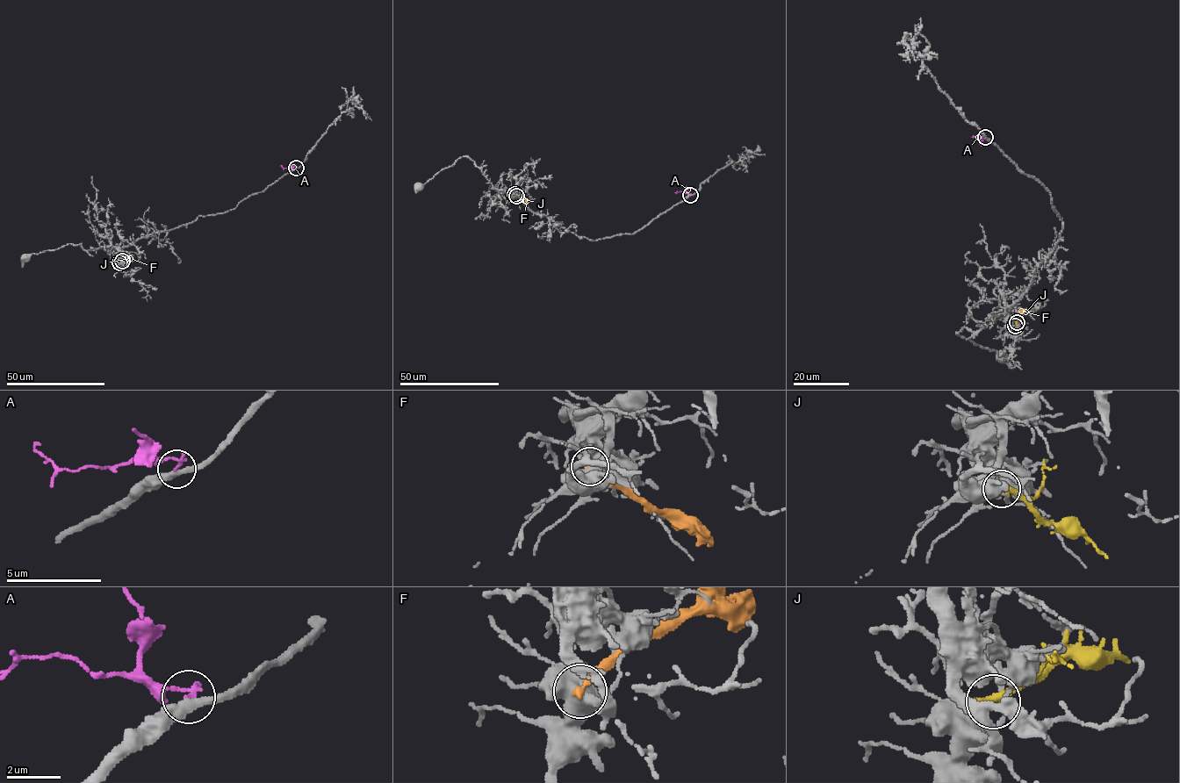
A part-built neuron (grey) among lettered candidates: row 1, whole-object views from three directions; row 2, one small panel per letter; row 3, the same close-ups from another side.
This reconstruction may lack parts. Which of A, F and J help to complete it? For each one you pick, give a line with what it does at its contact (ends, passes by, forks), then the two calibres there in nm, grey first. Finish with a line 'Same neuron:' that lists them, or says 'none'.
Same neuron: none

